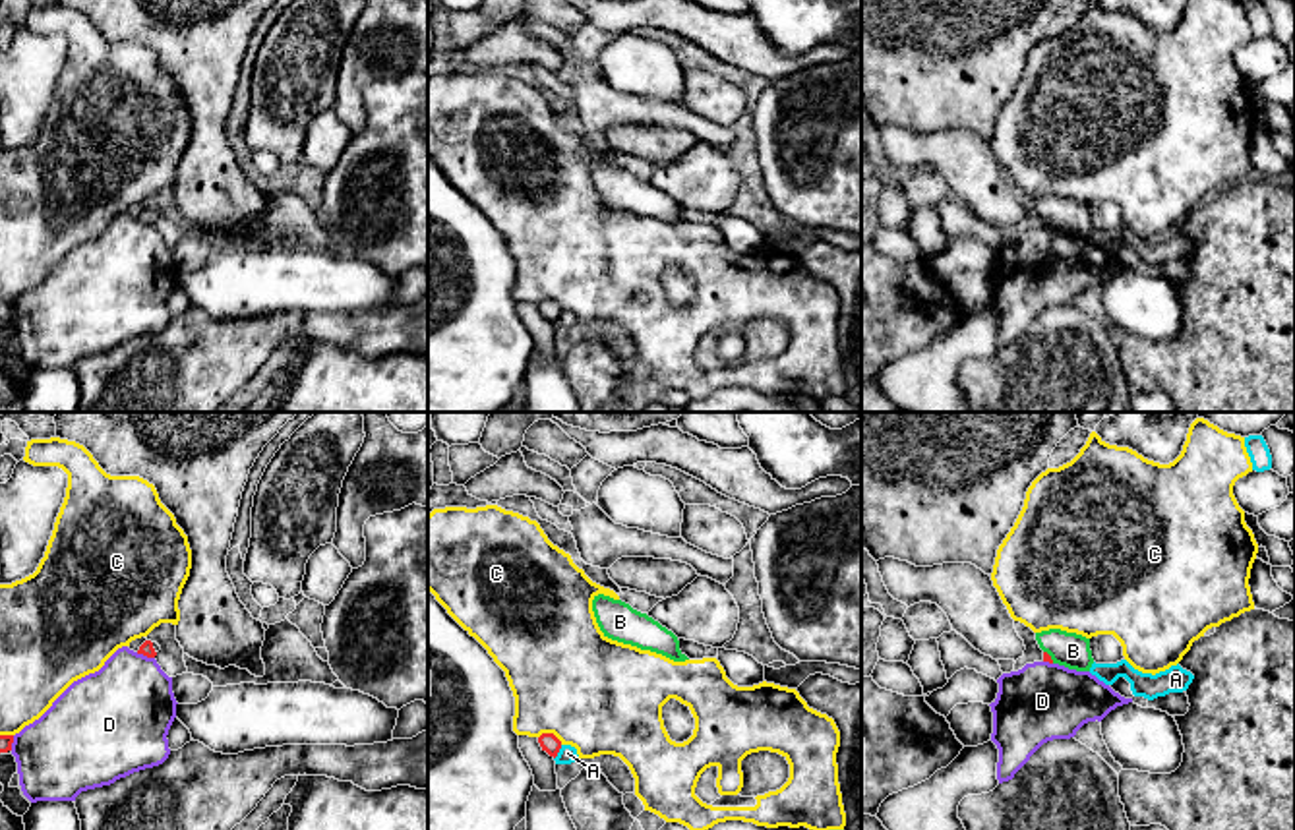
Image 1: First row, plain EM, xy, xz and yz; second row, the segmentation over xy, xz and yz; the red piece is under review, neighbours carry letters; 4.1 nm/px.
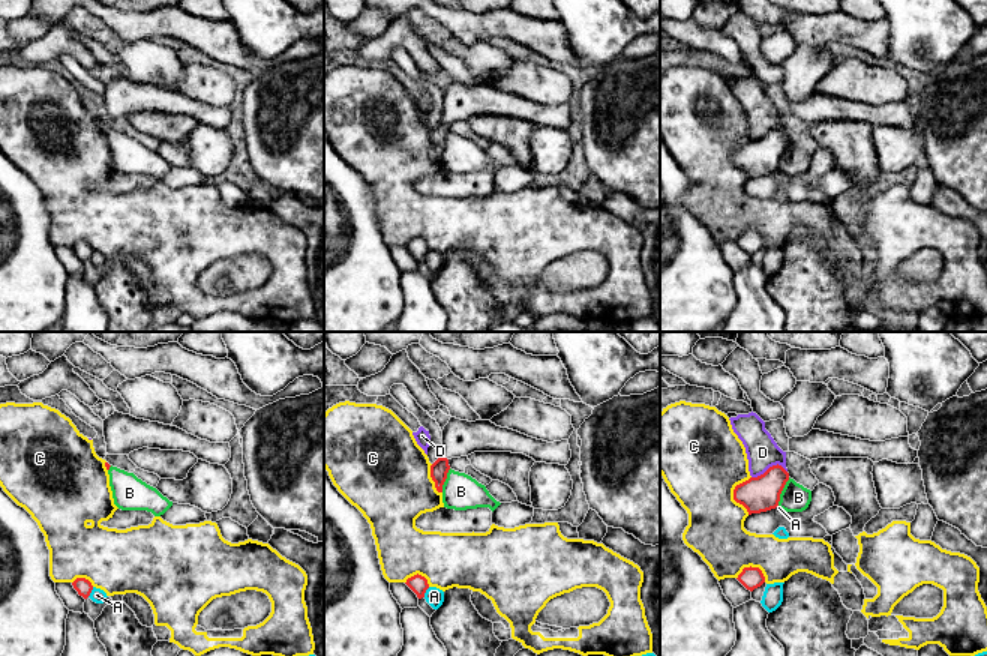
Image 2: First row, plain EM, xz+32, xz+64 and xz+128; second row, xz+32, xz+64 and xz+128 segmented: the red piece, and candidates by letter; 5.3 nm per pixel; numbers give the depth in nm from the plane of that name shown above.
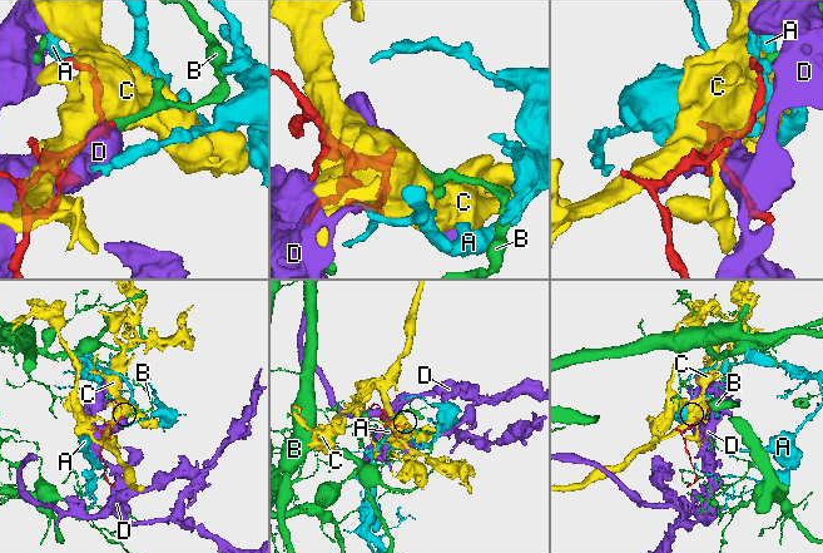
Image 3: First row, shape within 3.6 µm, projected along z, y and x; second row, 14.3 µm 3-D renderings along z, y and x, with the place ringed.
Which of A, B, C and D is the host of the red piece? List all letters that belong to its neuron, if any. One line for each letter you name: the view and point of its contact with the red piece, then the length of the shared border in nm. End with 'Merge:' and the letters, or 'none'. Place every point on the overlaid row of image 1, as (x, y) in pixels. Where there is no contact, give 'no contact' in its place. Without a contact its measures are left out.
Merge: none

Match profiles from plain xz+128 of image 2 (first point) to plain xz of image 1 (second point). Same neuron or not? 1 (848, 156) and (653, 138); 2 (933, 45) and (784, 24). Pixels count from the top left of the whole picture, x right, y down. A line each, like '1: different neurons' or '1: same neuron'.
1: same neuron
2: same neuron

